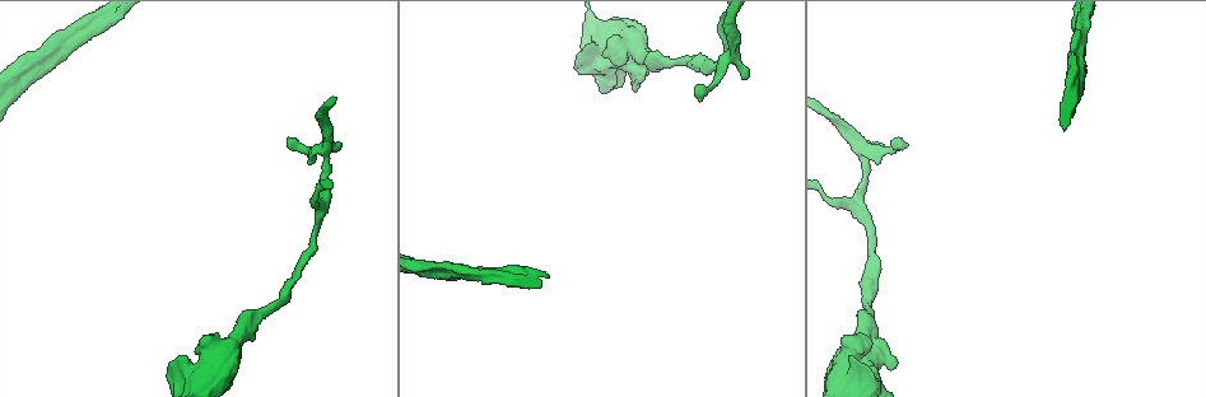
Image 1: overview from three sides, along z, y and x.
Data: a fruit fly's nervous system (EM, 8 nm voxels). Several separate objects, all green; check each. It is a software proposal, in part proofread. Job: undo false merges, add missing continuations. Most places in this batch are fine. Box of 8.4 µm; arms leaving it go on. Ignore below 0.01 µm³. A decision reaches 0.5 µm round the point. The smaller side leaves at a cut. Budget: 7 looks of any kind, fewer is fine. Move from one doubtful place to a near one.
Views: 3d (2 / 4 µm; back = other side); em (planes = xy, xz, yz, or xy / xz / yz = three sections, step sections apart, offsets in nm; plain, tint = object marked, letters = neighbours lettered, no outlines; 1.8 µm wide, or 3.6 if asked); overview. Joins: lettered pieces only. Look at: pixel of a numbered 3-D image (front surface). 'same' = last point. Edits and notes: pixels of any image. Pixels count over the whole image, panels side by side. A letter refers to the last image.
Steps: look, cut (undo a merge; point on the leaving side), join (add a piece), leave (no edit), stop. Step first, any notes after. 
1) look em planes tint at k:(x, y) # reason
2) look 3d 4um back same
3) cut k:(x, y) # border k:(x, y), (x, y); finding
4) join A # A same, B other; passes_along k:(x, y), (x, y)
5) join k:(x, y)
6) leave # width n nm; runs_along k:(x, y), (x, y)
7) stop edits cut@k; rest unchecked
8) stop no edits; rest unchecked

look em planes letters at 1:(635, 87) # an open end

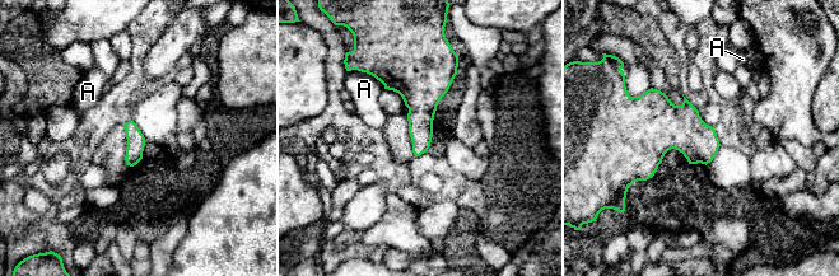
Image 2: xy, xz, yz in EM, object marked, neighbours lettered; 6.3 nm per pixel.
leave # A other; border 2:(366, 71), (373, 75), (385, 88); none of them fits

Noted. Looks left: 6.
look 3d 2um at 1:(908, 144) # free end

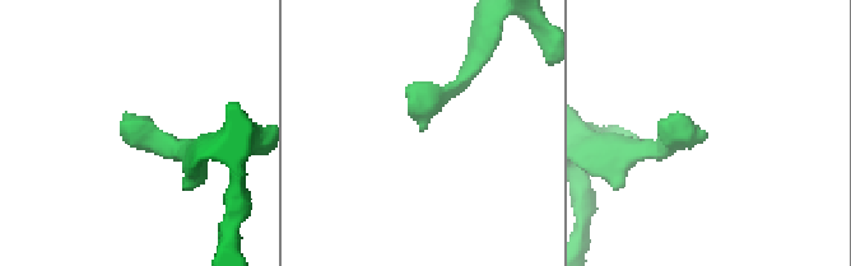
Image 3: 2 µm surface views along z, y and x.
look em 3.6um xz step 4 tint at 3:(136, 125)

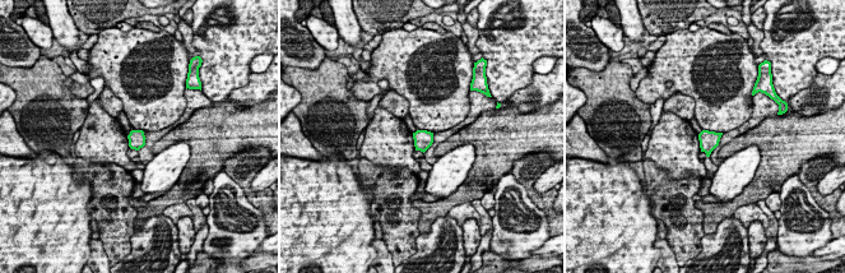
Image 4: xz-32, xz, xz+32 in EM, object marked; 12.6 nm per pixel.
look em 3.6um xz step 4 letters same

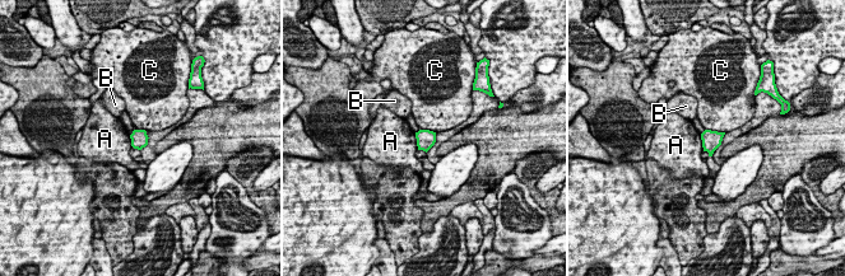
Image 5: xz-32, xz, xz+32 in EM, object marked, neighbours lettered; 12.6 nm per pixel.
leave # longest_contact C 260 nm; A other, B other, C other; none of them fits

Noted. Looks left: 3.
look em planes letters at 1:(860, 215) # branch point

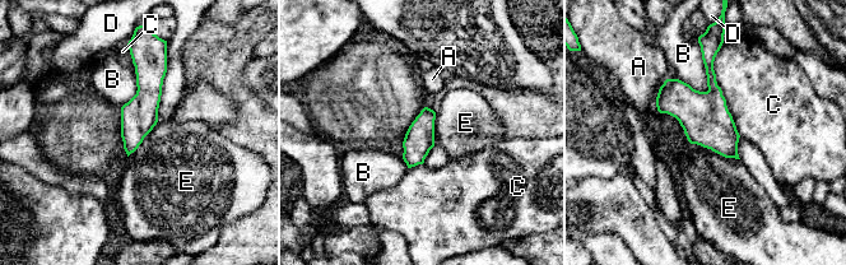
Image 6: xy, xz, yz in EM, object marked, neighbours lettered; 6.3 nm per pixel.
leave # width 190 nm; A other, B other, C other, D other, E other; border 6:(691, 143), (739, 159); continuous, no second cell

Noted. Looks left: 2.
stop no edits; rest unchecked

